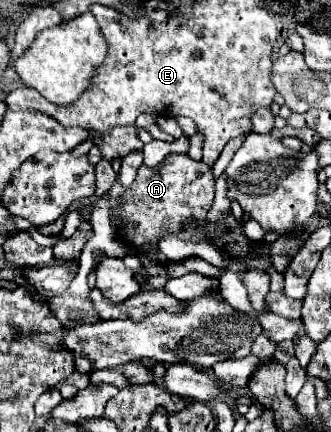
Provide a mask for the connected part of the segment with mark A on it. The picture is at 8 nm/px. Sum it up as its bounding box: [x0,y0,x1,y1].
[107,154,301,320]

